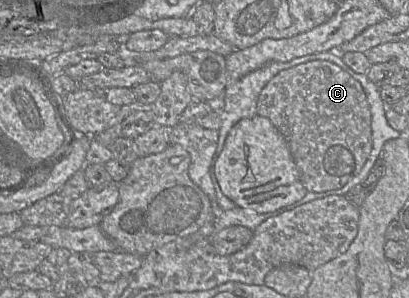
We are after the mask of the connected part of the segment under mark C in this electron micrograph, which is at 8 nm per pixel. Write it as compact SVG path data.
M313 60L280 71L260 92L257 114L268 118L286 139L308 192L343 187L361 171L371 153L371 111L364 89L349 73L332 62Z

